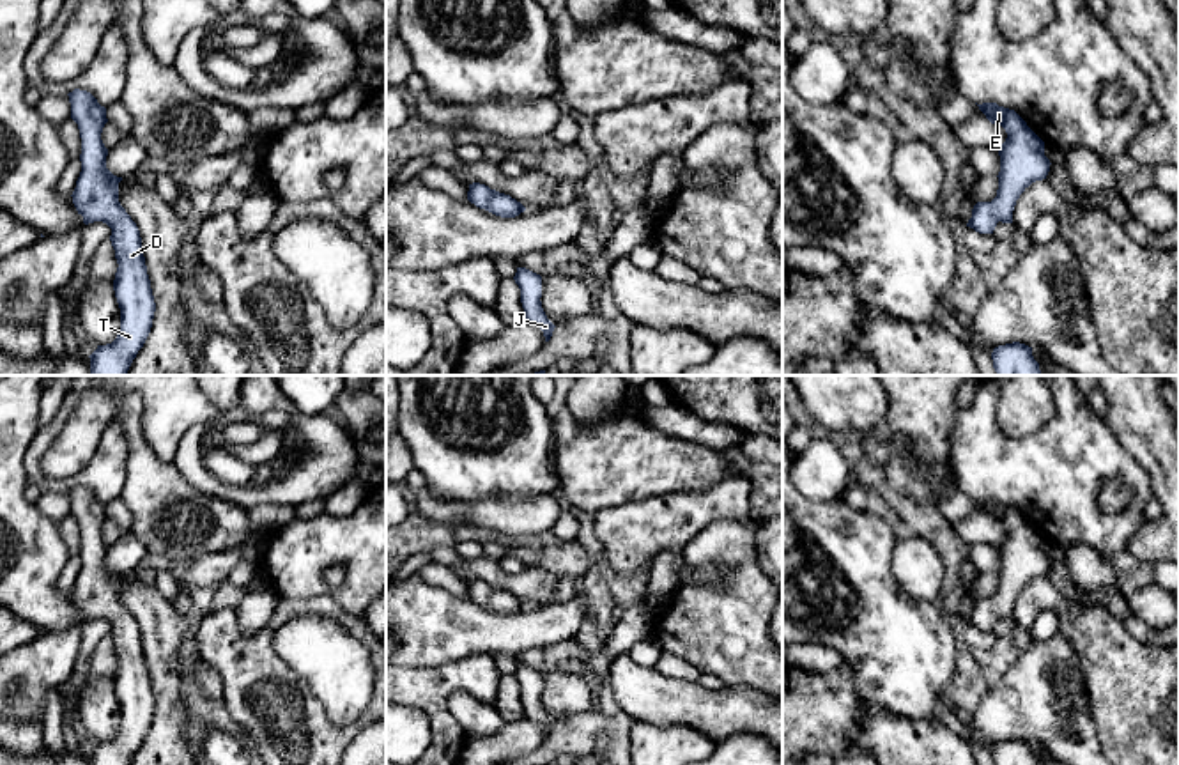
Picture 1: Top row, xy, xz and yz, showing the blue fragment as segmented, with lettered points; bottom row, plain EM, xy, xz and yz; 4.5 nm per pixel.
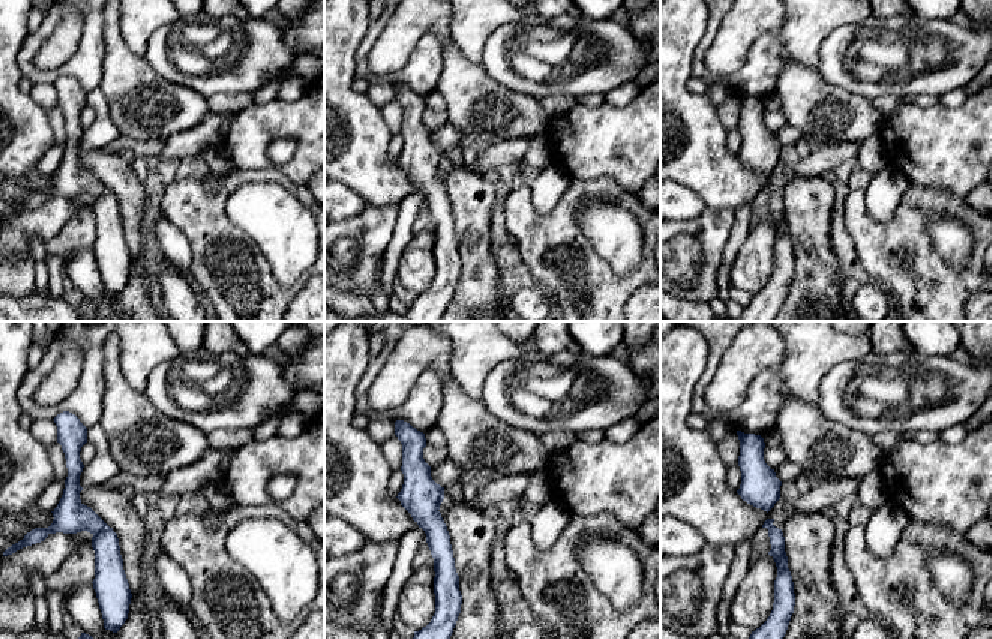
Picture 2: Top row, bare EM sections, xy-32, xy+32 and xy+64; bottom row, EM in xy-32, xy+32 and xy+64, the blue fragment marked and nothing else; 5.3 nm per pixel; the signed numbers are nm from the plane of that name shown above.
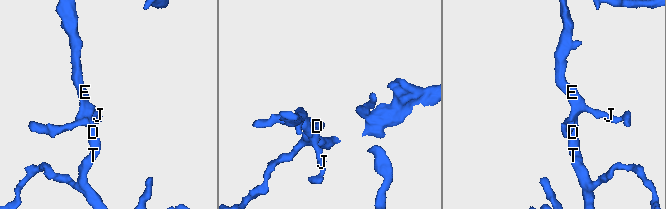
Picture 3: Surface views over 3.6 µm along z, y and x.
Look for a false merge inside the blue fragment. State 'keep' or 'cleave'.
keep

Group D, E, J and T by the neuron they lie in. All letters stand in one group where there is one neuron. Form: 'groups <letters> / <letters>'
groups D E J T

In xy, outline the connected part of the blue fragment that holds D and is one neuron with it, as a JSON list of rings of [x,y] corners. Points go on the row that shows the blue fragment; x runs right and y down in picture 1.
[[[74,89],[67,96],[71,119],[81,138],[81,172],[71,195],[73,204],[85,225],[103,221],[112,228],[110,241],[119,264],[113,290],[120,308],[120,331],[112,344],[97,345],[89,356],[90,374],[126,375],[150,333],[156,303],[140,230],[119,202],[122,177],[106,168],[108,149],[101,140],[108,122],[106,108],[87,90]]]

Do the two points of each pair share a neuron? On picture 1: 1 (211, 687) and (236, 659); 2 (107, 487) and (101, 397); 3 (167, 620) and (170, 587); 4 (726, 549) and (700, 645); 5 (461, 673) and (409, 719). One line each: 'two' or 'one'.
1: two
2: two
3: two
4: one
5: two

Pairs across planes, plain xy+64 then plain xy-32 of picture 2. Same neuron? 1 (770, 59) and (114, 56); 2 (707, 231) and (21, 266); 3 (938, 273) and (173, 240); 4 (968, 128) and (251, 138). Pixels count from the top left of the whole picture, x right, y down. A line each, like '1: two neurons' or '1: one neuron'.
1: two neurons
2: two neurons
3: two neurons
4: one neuron

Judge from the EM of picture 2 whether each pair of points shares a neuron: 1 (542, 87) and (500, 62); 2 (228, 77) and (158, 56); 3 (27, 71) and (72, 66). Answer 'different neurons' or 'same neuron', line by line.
1: same neuron
2: same neuron
3: same neuron

